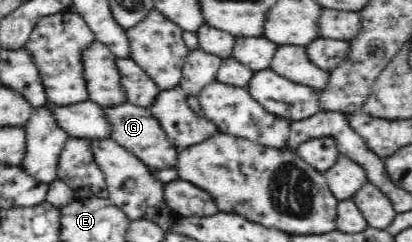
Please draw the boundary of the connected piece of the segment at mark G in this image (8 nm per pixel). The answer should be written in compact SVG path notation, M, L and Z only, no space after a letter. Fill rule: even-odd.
M125 102L117 107L103 107L103 113L109 121L110 139L117 142L125 150L133 153L153 175L153 179L157 179L162 183L171 182L179 179L177 175L177 154L179 149L171 145L166 138L166 132L159 126L159 121L147 111L145 107L136 106Z

